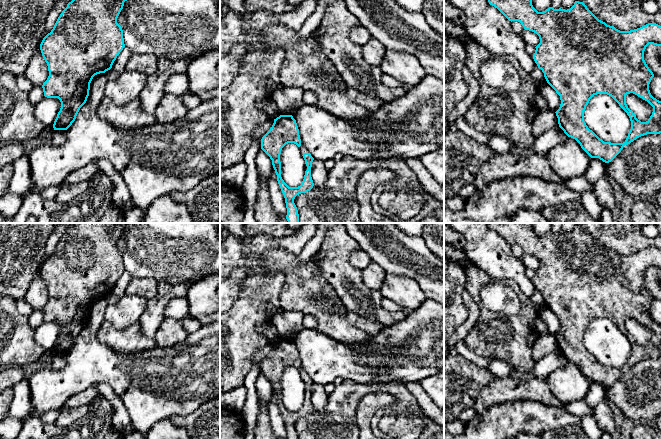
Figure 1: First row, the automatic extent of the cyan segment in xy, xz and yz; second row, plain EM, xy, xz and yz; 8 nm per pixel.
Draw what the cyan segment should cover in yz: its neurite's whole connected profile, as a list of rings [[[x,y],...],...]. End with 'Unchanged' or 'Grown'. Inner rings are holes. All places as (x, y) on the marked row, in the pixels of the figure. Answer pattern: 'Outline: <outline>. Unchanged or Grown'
Outline: [[[488,0],[509,21],[518,21],[525,30],[539,36],[540,43],[535,47],[533,59],[544,73],[547,83],[560,96],[561,104],[555,112],[559,127],[575,139],[591,157],[605,163],[611,162],[627,144],[647,134],[661,133],[661,101],[654,98],[649,84],[653,72],[644,60],[644,51],[649,44],[661,46],[661,26],[648,23],[630,31],[620,31],[599,20],[583,2],[575,1],[570,9],[549,7],[538,12],[532,0]],[[633,93],[647,101],[653,112],[646,122],[638,120],[626,104],[626,95]],[[597,94],[611,96],[627,113],[631,129],[623,143],[604,142],[584,121],[584,111],[590,99]]]. Unchanged

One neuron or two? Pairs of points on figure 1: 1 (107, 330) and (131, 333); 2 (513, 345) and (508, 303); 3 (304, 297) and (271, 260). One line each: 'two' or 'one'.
1: one
2: two
3: one

